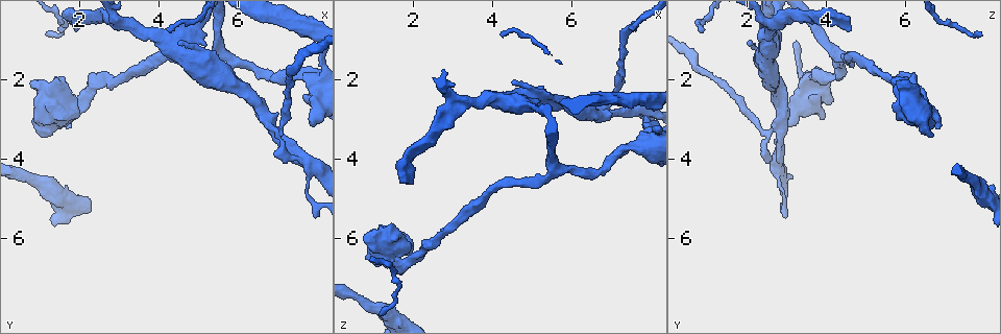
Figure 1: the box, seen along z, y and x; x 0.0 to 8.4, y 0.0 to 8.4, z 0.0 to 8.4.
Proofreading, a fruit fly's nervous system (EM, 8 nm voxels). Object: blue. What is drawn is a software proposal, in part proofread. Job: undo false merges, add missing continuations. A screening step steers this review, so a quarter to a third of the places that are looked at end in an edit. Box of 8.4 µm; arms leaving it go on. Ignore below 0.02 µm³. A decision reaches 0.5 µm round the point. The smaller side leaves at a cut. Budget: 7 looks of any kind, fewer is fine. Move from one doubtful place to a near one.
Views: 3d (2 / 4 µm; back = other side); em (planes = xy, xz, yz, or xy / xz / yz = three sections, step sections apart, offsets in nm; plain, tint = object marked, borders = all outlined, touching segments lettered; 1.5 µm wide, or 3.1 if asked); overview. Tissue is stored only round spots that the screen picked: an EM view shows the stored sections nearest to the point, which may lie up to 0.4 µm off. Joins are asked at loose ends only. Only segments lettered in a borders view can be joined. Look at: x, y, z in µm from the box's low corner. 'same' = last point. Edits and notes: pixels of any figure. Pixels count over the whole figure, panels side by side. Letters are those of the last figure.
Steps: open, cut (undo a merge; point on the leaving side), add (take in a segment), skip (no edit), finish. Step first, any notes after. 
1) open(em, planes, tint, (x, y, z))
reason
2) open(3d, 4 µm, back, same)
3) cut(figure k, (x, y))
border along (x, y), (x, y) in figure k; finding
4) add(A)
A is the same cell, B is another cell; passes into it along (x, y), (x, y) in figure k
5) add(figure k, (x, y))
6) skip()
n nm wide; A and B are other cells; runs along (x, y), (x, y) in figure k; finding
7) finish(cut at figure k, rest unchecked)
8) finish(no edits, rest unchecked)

open(3d, 4 µm, (3.20, 0.60, 2.60))

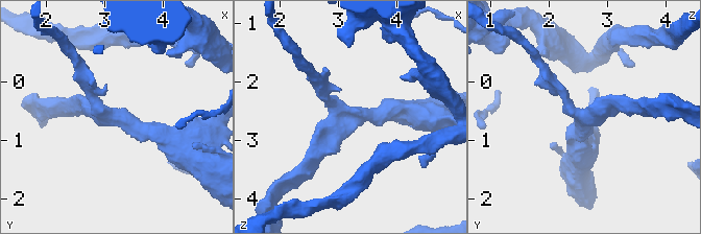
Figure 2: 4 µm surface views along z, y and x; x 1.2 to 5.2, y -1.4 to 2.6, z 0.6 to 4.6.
open(em, xz, step 8, tint, (3.25, 0.65, 2.55))

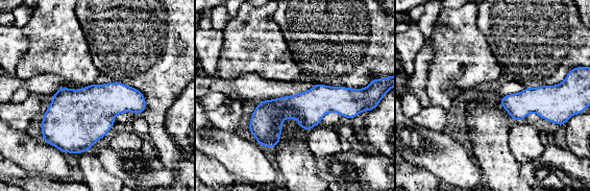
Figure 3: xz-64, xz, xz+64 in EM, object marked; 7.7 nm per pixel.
open(em, xz, step 8, borders, same)
see the neighbours

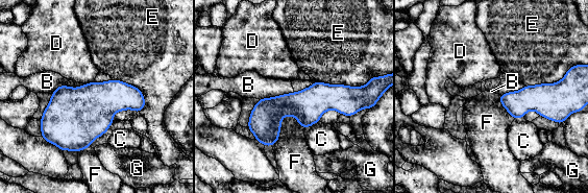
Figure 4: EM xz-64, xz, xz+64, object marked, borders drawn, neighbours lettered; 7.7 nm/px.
skip()
150 nm wide; B, C, D, E, F and G are other cells; border along (293, 91), (287, 94), (259, 99) in figure 4; all the same neuron

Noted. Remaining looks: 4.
open(3d, 2 µm, (1.75, 0.60, 4.60))
branch stops here

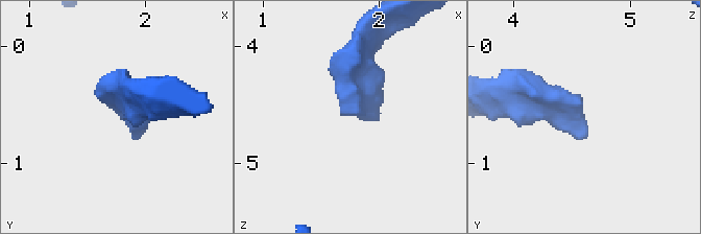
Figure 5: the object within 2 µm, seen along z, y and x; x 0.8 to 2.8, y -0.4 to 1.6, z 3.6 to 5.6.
open(em, xz, step 8, tint, (1.80, 0.62, 4.58))
need the tissue

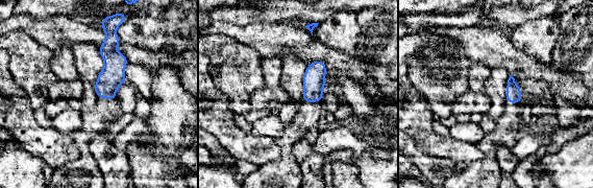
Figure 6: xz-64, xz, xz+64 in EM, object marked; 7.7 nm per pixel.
open(em, planes, borders, same)
another direction

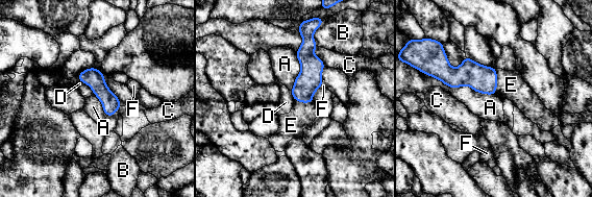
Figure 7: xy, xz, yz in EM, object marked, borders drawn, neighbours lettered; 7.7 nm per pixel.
add(E)
150 nm wide; A touches over 550 nm; E is the same cell, A, B, C, D and F are other cells; it goes on there

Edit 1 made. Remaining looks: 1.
finish(add at figure 7, rest unchecked)

